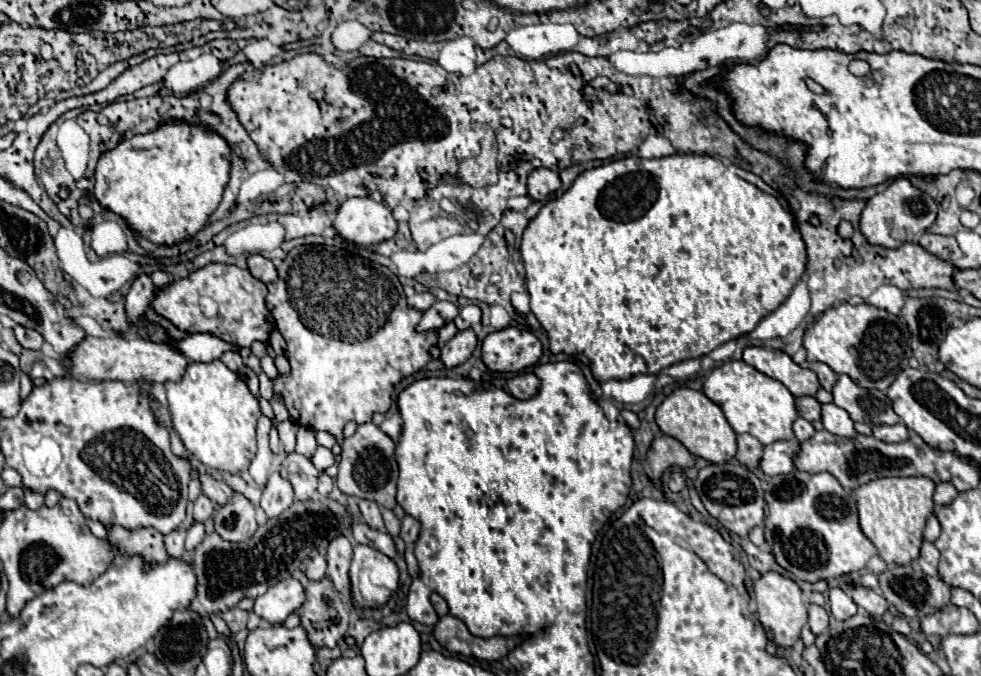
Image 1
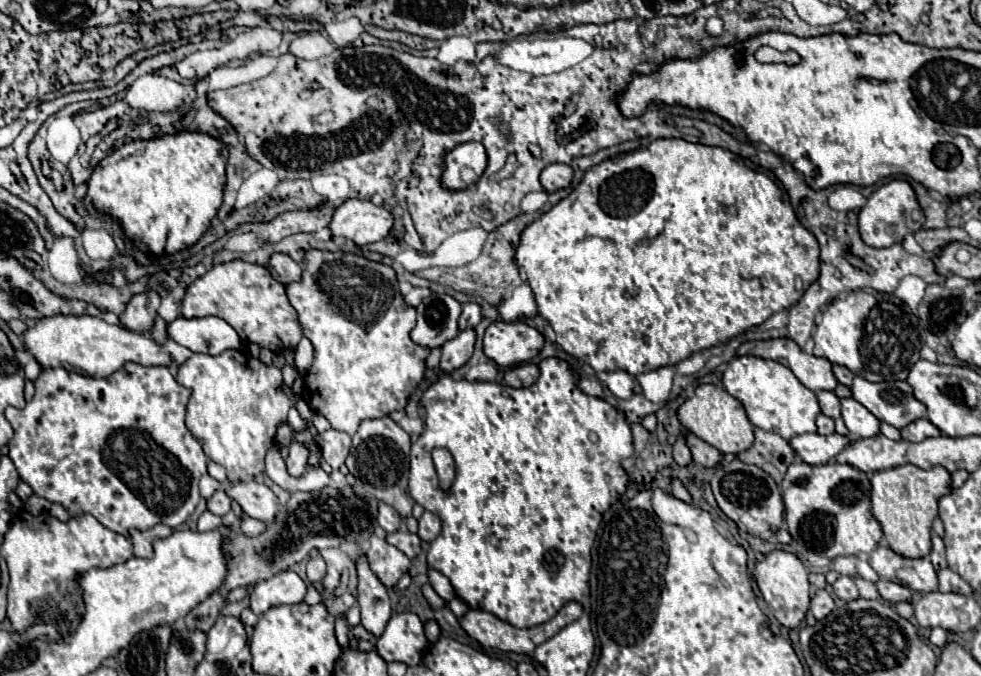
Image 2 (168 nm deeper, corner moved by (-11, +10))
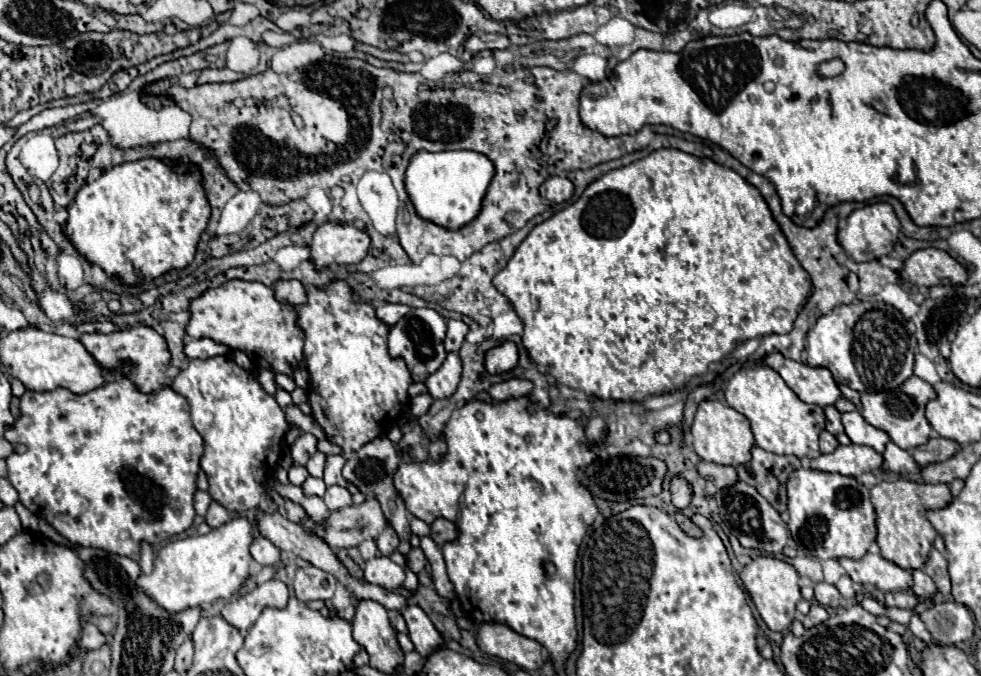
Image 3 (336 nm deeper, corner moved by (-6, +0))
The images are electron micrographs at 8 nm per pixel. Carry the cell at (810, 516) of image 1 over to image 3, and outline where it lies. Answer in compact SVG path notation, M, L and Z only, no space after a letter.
M796 470L788 476L788 512L790 536L814 558L862 558L876 540L876 514L870 502L870 490L850 476Z

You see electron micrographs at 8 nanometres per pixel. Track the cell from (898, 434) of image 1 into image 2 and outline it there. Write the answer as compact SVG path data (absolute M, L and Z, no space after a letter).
M919 418L919 420L913 420L909 426L901 428L901 438L903 440L909 440L909 442L921 442L929 436L939 436L941 432L925 418Z

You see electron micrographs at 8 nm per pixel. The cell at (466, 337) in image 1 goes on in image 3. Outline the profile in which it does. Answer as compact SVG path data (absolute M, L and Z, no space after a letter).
M450 352L448 358L444 360L442 368L438 372L434 372L432 376L428 376L428 380L424 382L428 388L428 394L434 400L442 400L442 398L450 398L456 392L456 386L460 382L460 374L462 374L462 364L458 354Z

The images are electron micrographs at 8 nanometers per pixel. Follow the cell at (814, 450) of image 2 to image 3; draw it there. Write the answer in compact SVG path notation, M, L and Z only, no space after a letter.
M838 446L832 454L820 454L820 458L812 460L812 468L822 472L836 472L842 476L860 476L872 472L884 464L882 454L872 452L868 446Z

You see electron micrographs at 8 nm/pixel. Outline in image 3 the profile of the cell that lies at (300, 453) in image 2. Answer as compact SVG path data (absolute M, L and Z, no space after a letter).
M308 432L300 434L300 436L294 440L294 444L292 444L292 458L294 458L296 466L306 466L308 458L318 450L316 444L318 444L316 436L312 436L312 434L308 434Z

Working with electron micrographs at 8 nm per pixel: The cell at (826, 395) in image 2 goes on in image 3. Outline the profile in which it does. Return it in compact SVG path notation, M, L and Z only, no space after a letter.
M826 406L824 412L826 412L826 430L830 434L834 434L834 436L842 434L844 432L844 426L840 422L840 412L834 406Z

